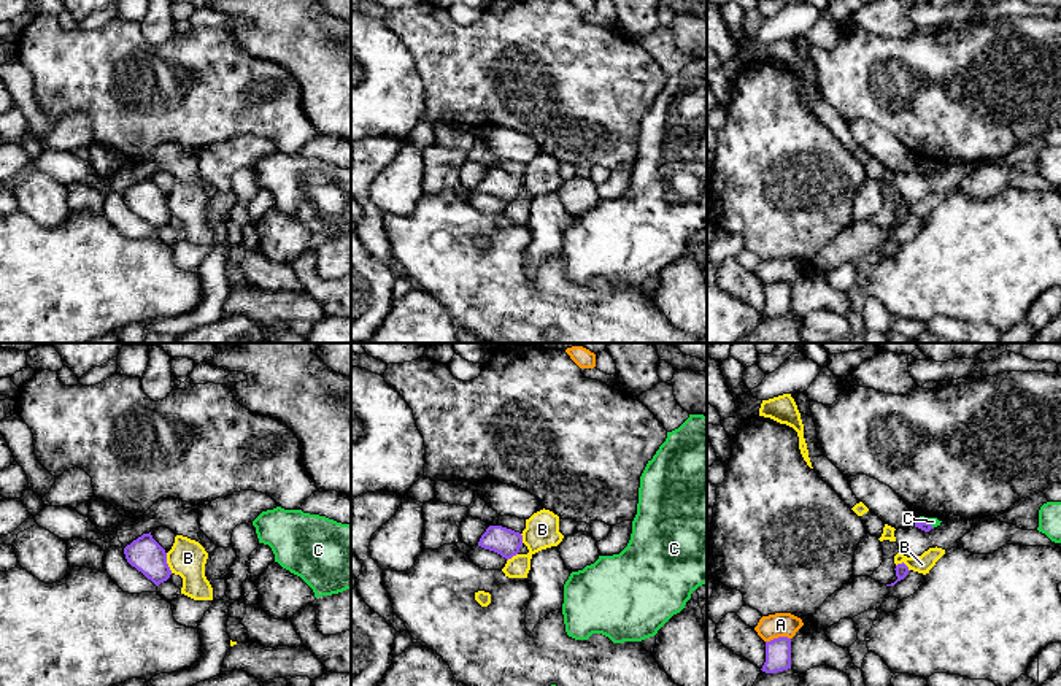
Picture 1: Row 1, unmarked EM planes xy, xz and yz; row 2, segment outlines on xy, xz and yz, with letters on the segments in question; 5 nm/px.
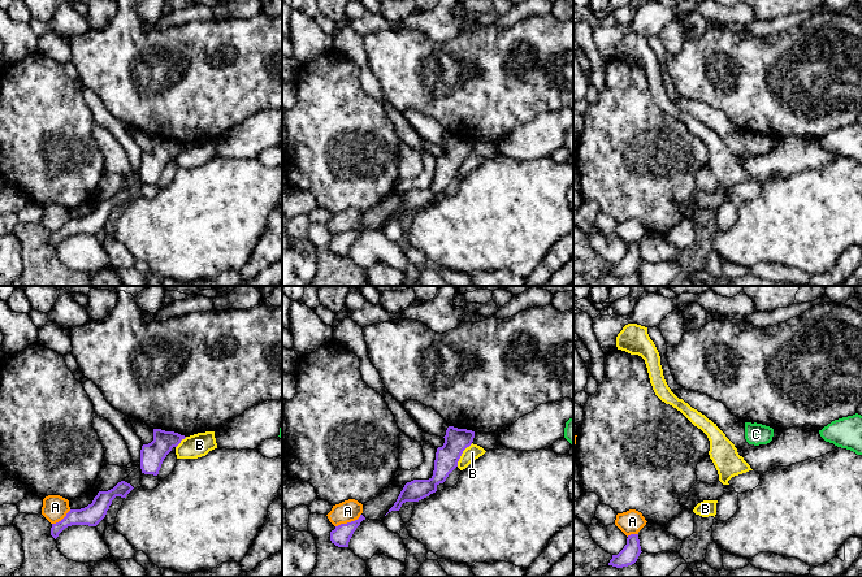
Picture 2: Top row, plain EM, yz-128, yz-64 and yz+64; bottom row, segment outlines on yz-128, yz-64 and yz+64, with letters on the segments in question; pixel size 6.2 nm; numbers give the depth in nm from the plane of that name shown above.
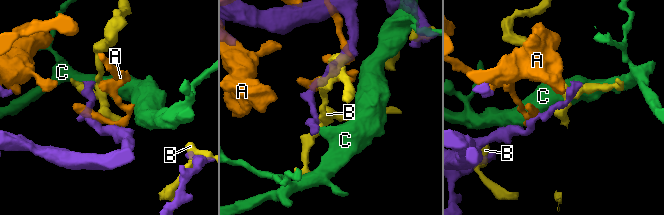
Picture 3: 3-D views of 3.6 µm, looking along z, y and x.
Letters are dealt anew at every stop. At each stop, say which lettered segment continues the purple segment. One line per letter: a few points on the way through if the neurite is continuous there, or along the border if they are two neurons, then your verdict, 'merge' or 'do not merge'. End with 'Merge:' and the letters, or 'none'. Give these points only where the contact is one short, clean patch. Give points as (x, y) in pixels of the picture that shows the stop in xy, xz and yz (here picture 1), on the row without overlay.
A: do not merge
B: do not merge
C: do not merge
Merge: none

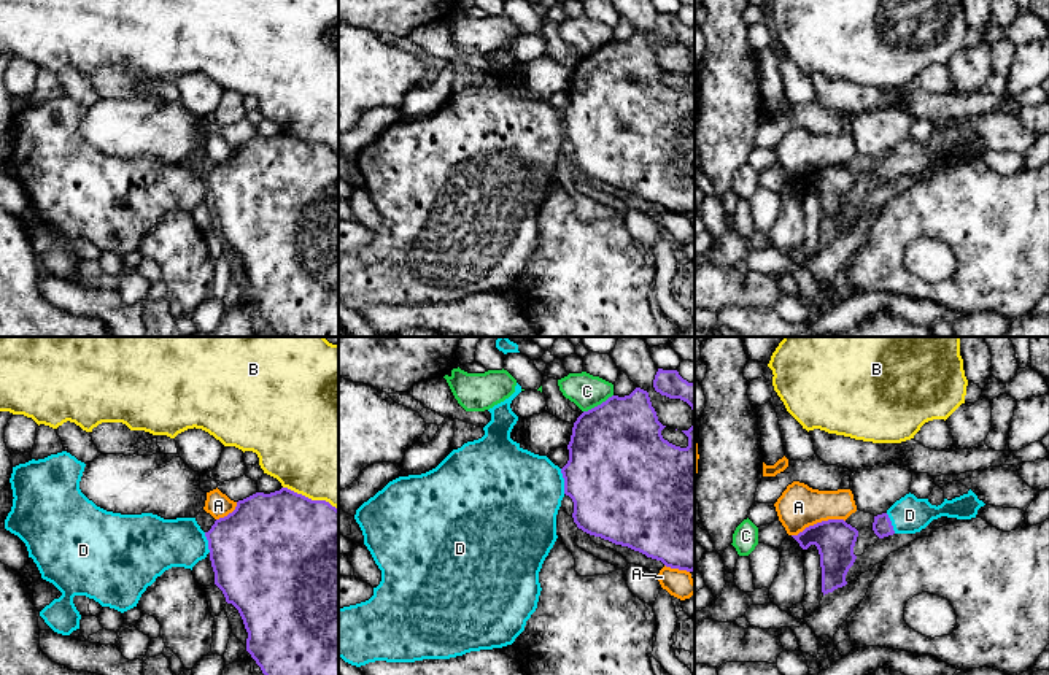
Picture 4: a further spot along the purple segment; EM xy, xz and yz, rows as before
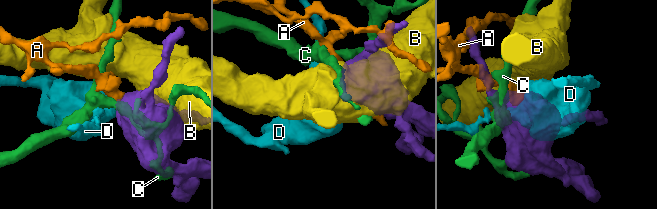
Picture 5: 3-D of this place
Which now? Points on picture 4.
A: do not merge
B: do not merge
C: do not merge
D: merge
Merge: D

